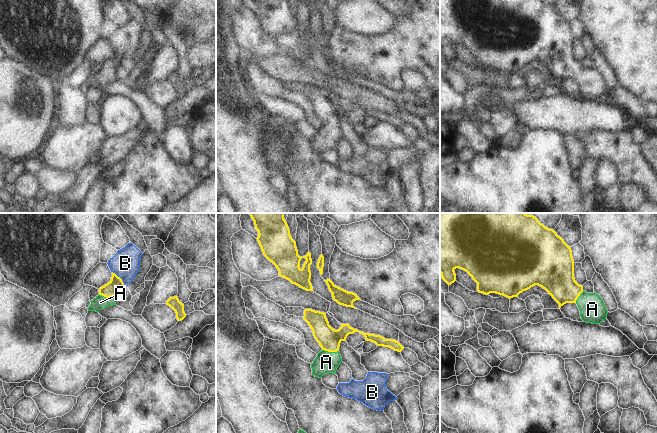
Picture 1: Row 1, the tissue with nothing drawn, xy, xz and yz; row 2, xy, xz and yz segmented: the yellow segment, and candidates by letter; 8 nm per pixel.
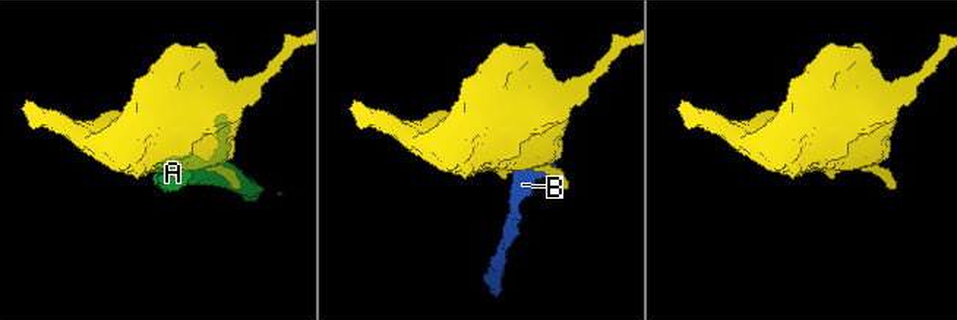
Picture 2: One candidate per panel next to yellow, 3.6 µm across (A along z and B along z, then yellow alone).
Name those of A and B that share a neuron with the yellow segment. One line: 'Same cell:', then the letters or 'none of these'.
Same cell: A

